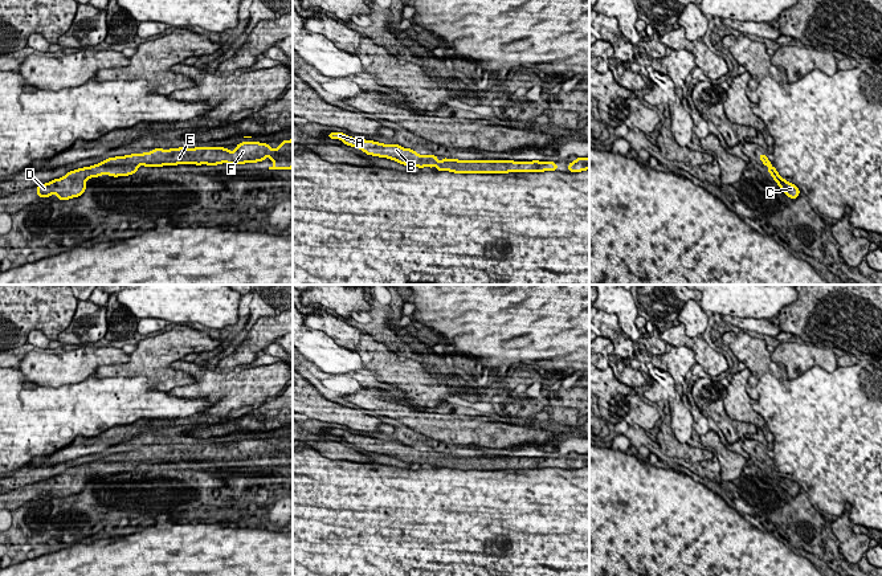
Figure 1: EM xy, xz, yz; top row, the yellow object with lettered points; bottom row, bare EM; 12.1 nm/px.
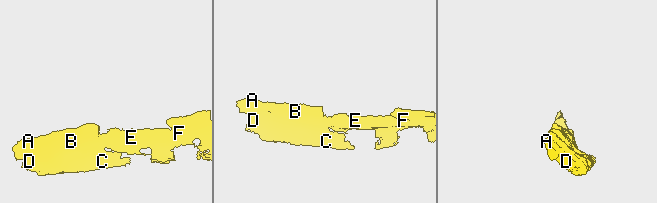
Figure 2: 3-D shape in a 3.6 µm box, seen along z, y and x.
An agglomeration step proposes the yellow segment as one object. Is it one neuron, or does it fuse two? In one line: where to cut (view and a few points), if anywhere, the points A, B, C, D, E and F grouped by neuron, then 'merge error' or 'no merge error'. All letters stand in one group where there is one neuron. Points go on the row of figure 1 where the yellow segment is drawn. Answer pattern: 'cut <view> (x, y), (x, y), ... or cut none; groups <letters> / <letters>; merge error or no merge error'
cut none; groups A B C D E F; no merge error

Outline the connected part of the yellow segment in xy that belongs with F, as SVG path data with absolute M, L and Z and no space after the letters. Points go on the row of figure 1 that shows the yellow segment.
M293 139L279 142L277 148L271 148L266 142L242 142L234 151L224 147L195 147L195 148L155 148L151 152L131 154L102 160L98 164L69 171L65 176L49 183L37 185L37 197L57 195L58 200L79 197L86 189L86 181L102 175L128 176L144 167L163 167L177 164L245 164L269 159L274 163L269 169L293 168Z

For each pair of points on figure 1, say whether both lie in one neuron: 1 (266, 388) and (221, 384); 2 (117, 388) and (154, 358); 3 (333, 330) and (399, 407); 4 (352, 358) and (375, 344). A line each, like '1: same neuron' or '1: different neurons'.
1: same neuron
2: different neurons
3: different neurons
4: different neurons

